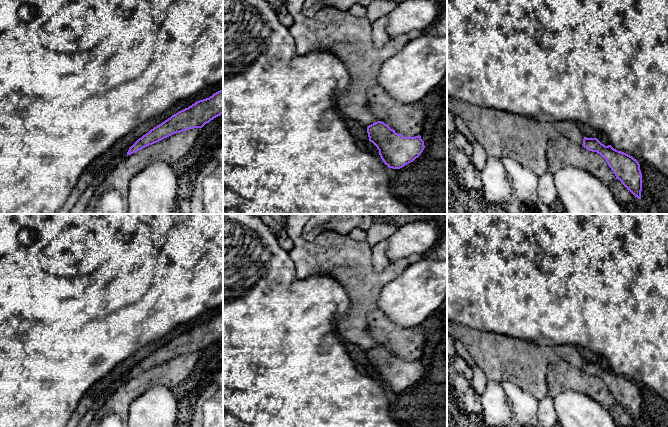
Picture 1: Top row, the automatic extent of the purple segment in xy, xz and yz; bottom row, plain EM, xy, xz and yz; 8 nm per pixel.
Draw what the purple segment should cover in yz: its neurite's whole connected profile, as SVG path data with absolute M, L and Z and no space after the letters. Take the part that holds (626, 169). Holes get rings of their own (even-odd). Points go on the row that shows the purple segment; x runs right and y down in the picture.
M584 137L582 145L587 150L600 154L615 174L616 179L620 180L635 197L641 198L642 173L636 159L614 149L611 145L605 146L597 138Z

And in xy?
M223 89L209 98L195 102L151 129L129 147L127 156L173 134L188 129L202 128L221 114L223 114Z

